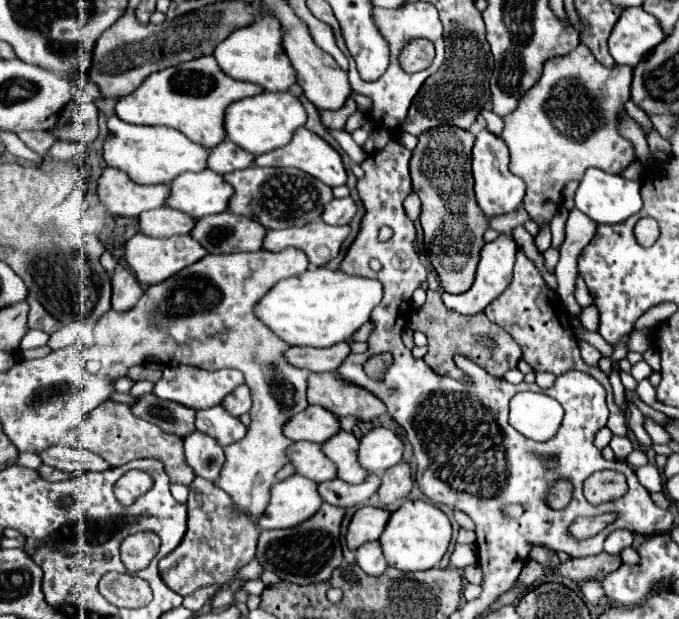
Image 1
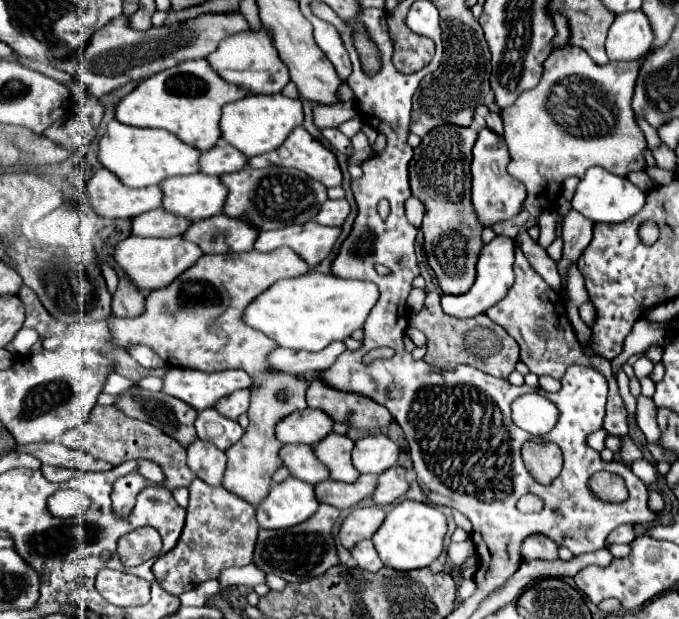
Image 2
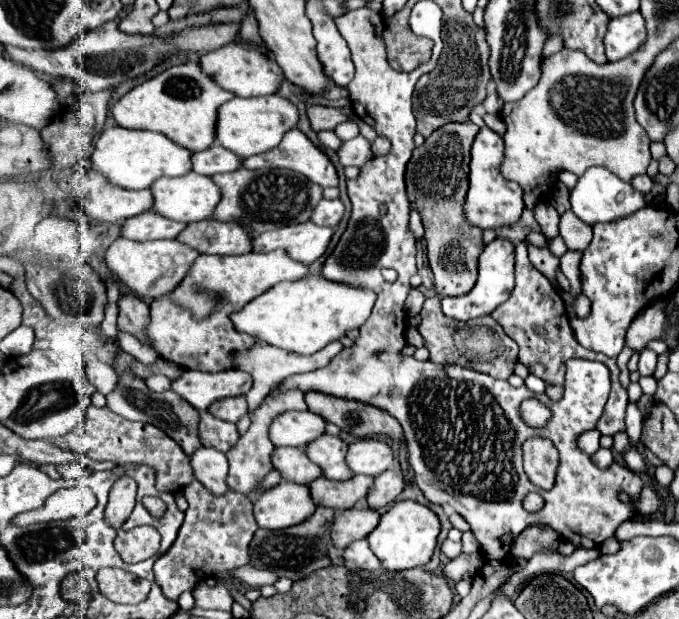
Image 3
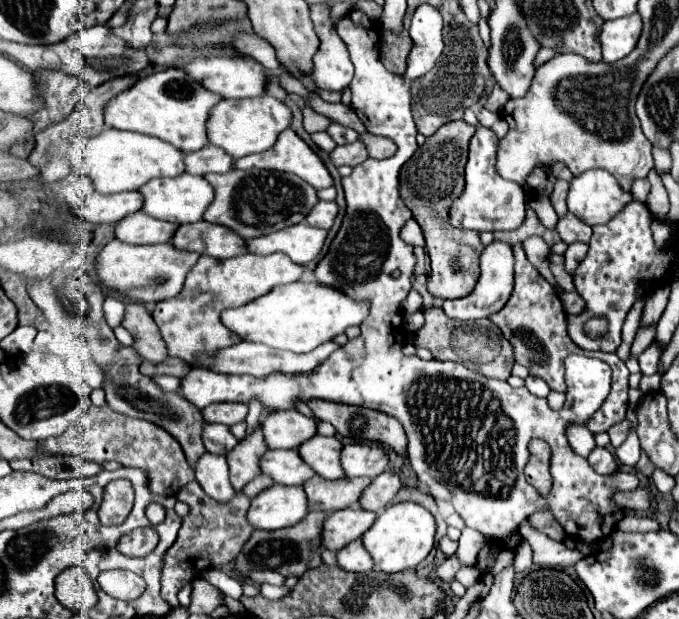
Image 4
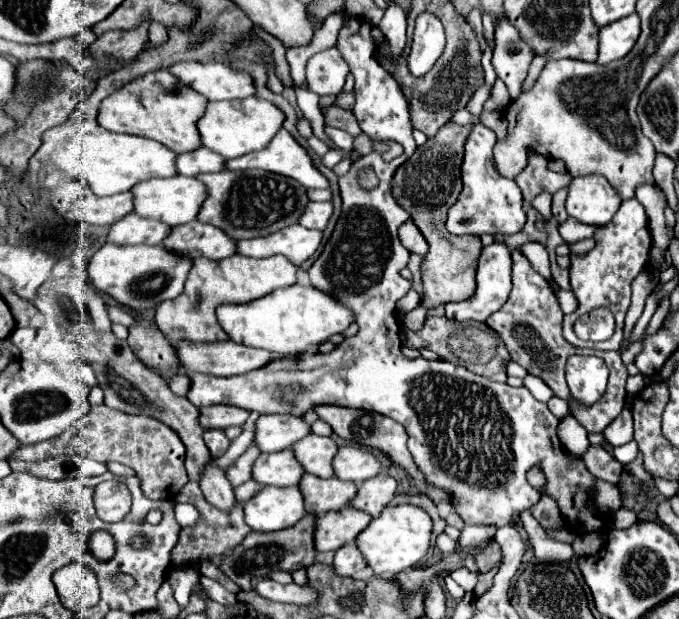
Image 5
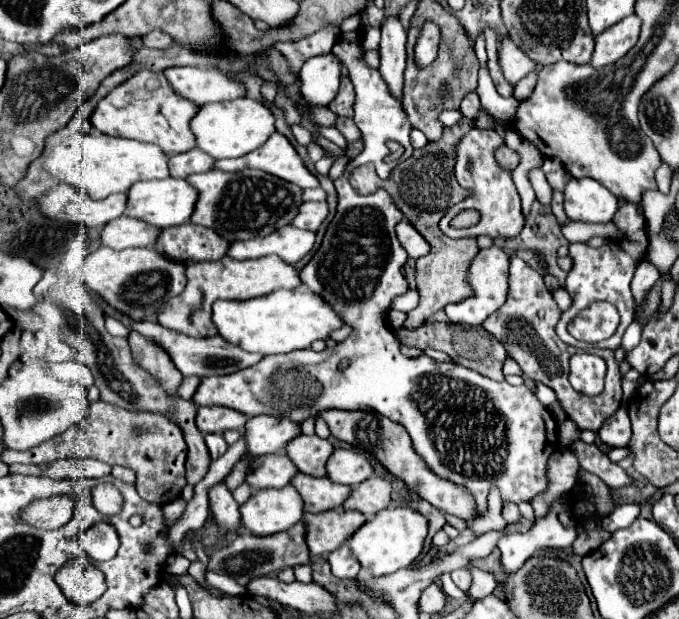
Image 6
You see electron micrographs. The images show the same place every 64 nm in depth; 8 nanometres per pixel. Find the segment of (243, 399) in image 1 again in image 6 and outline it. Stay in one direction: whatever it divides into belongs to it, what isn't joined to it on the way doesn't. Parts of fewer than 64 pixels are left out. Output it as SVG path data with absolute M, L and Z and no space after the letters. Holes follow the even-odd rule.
M224 406L198 408L198 416L196 416L196 424L204 434L226 432L226 430L244 430L246 422L248 422L248 416L244 416L242 412L236 412L232 408L224 408Z

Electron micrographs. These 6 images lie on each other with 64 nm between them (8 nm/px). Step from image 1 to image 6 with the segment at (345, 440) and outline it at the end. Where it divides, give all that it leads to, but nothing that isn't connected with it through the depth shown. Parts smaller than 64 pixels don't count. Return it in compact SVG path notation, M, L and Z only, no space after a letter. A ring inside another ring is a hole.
M316 434L312 436L300 436L292 440L288 446L288 456L292 456L292 462L298 466L300 472L310 474L310 476L326 476L326 462L330 454L334 452L334 446L328 440L318 438Z

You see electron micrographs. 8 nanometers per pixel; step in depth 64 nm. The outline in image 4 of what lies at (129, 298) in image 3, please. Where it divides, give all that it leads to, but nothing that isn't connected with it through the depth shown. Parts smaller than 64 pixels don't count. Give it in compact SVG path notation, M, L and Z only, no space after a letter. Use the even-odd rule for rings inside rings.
M126 302L124 320L120 326L124 326L134 336L134 350L142 358L152 362L162 362L168 358L164 342L160 340L160 332L144 304Z

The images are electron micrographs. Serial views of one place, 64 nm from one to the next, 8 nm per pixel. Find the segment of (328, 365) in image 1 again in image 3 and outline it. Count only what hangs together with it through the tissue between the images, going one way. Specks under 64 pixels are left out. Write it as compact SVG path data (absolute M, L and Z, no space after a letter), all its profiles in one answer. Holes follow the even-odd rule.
M332 342L328 346L324 346L320 352L312 354L312 356L304 356L304 354L294 354L294 352L288 352L288 350L282 350L282 348L276 348L276 346L254 346L252 350L246 350L246 352L240 352L236 354L236 368L240 370L246 370L253 378L253 385L250 391L246 395L249 410L252 412L260 402L262 402L262 396L268 394L268 390L288 378L288 376L294 376L294 374L300 374L300 372L310 372L310 370L318 370L318 368L324 368L326 364L330 364L330 360L342 350L344 346L340 342Z

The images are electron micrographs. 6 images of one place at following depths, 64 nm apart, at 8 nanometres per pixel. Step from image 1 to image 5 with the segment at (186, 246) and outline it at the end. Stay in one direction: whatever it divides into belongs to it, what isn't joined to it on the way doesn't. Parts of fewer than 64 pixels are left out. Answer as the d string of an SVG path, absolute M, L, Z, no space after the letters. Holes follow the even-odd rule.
M108 242L92 256L88 274L100 292L110 294L116 302L130 306L134 312L146 312L168 298L176 298L184 290L190 268L192 258L176 256L164 246L120 246Z

